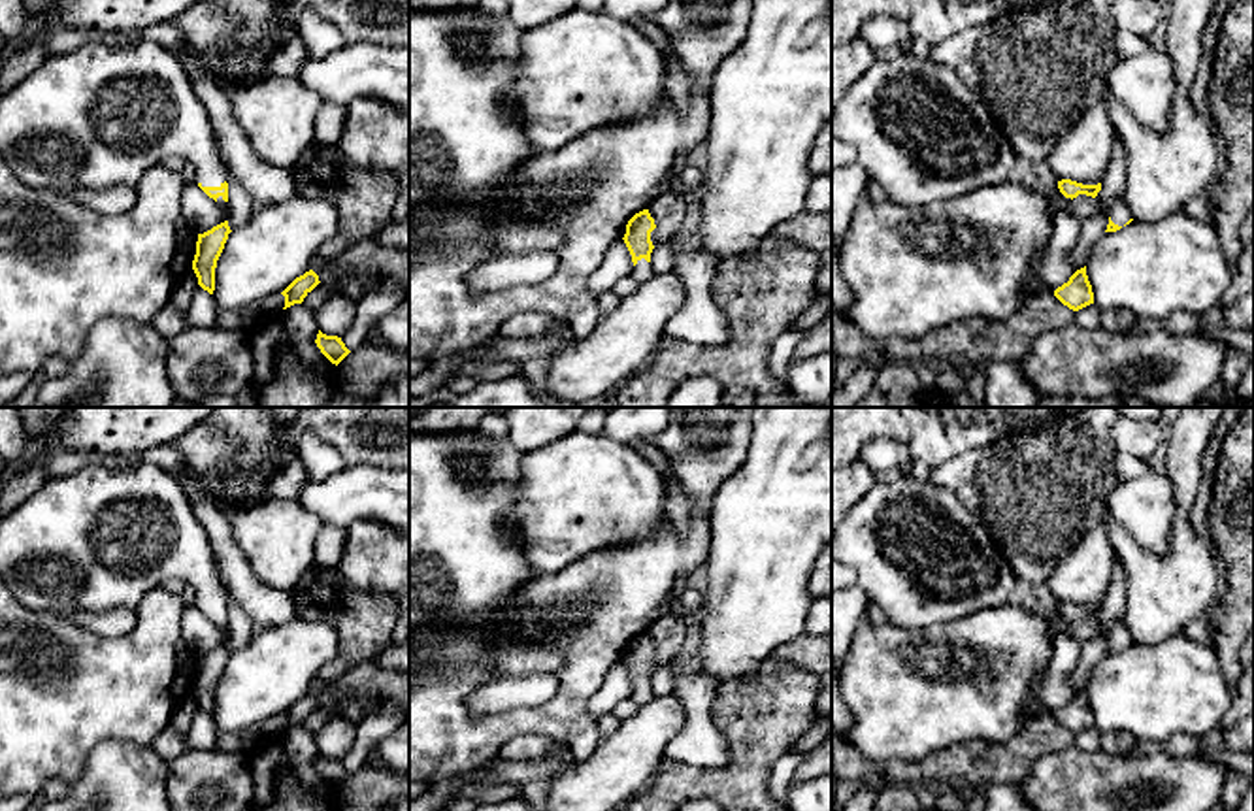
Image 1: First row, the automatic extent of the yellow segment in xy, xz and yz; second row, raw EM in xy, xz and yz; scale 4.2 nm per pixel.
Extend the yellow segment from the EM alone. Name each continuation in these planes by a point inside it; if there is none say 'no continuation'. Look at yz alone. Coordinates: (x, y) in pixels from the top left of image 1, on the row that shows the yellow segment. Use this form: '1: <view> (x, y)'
1: yz (1119, 212)

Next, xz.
1: xz (642, 270)

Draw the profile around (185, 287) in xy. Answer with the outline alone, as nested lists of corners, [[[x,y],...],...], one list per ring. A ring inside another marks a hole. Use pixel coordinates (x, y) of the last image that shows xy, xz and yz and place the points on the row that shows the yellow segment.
[[[190,273],[181,275],[170,302],[179,309],[187,309],[190,306],[196,289],[198,285]]]

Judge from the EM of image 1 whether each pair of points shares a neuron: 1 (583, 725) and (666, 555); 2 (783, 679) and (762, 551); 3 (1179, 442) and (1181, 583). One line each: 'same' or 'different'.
1: same
2: different
3: same

